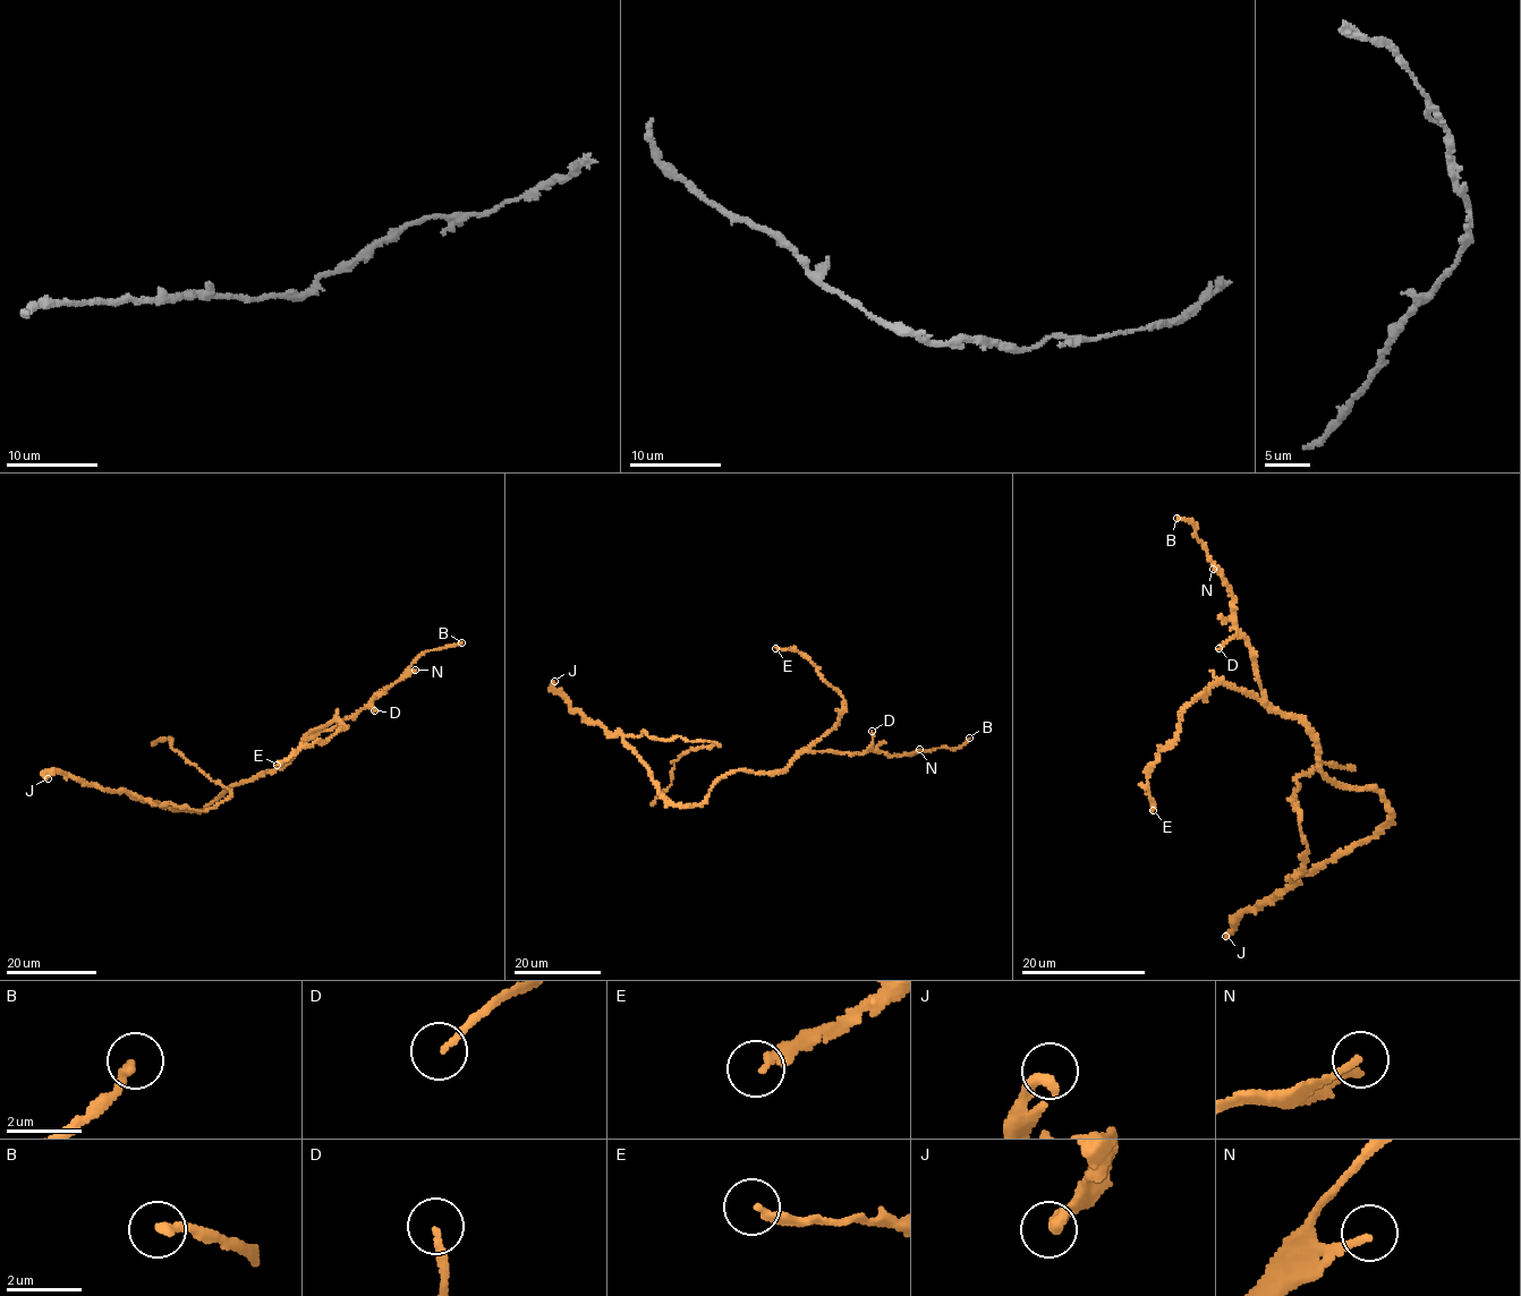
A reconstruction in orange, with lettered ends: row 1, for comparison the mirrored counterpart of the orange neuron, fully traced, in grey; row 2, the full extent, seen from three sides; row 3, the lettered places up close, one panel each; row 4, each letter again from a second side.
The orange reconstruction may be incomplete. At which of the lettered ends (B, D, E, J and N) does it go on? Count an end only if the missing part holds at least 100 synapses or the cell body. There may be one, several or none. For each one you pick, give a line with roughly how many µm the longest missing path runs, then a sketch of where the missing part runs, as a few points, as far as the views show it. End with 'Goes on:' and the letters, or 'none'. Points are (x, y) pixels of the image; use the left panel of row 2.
Goes on: none

